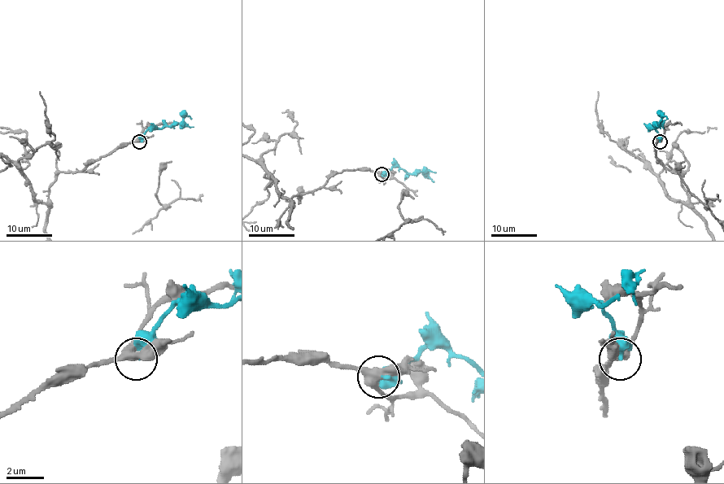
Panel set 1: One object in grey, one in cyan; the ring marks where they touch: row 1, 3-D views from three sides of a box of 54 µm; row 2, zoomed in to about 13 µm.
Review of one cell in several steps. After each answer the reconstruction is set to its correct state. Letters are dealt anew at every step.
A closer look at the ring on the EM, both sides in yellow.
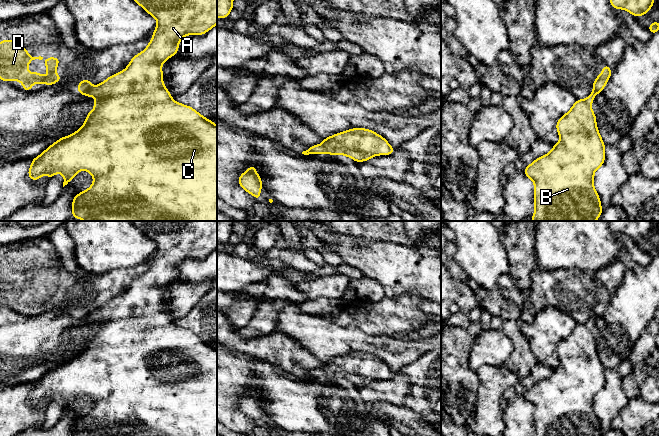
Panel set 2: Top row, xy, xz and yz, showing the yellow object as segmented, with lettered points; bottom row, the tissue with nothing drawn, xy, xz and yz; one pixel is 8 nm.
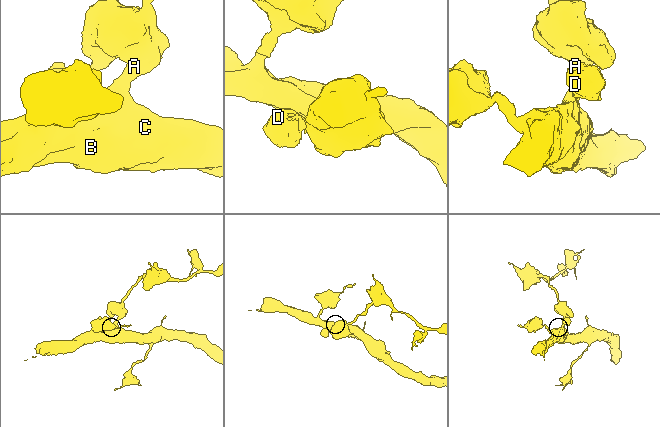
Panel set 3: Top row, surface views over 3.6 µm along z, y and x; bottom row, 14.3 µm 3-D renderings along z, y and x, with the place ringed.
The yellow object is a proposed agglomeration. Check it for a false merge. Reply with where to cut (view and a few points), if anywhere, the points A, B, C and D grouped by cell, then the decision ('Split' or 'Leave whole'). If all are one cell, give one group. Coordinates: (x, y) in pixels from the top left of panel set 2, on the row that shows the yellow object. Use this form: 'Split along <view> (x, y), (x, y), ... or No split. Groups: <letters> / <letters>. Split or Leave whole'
Split along xy (92, 86), (84, 94). Groups: A B C / D. Split

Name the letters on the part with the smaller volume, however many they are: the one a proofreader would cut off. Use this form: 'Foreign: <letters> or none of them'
Foreign: D

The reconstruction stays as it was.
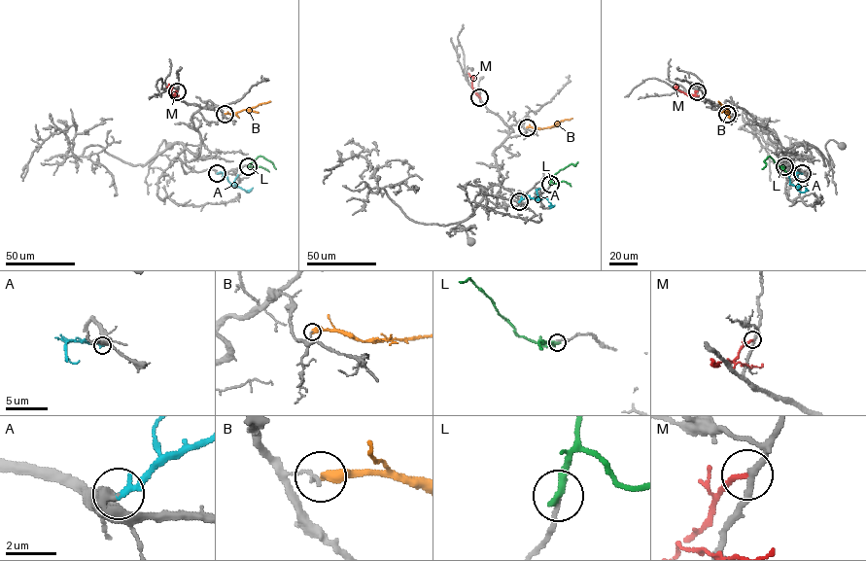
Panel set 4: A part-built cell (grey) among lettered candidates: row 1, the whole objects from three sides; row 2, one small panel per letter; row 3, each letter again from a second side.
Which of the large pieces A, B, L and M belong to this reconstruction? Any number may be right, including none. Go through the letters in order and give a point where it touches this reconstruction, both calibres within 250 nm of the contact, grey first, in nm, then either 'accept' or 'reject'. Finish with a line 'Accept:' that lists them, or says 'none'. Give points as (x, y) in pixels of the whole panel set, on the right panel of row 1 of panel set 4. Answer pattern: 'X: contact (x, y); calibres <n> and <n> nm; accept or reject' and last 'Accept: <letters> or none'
A: contact (802, 173); calibres 420 and 240 nm; accept
B: contact (727, 114); calibres 130 and 440 nm; reject
L: contact (784, 166); calibres 170 and 320 nm; reject
M: contact (697, 91); calibres 240 and 200 nm; reject
Accept: A

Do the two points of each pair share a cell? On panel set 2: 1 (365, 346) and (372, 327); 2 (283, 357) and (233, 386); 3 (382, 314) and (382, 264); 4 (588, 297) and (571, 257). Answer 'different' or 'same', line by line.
1: different
2: different
3: different
4: different

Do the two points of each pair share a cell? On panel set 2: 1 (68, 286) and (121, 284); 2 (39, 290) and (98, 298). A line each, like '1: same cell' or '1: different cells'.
1: same cell
2: same cell

